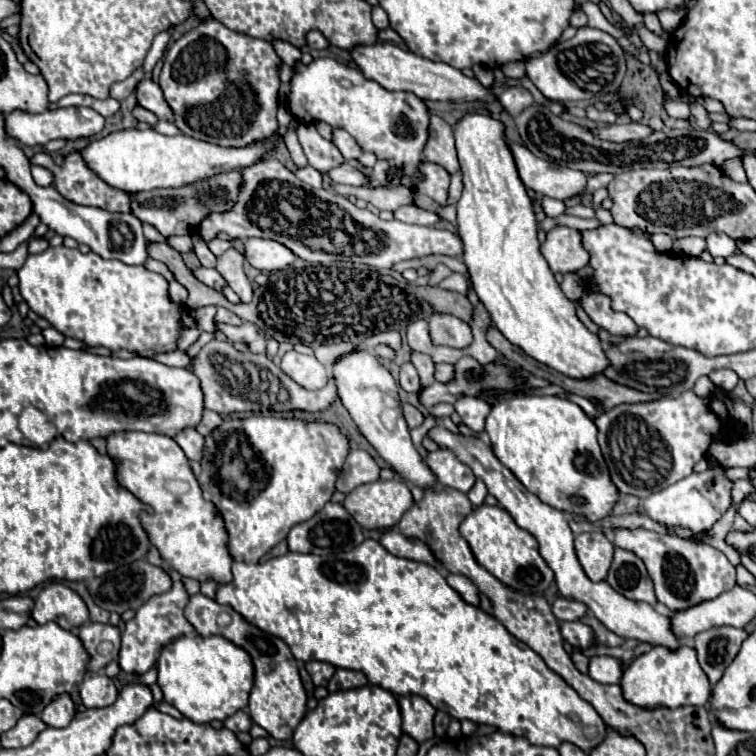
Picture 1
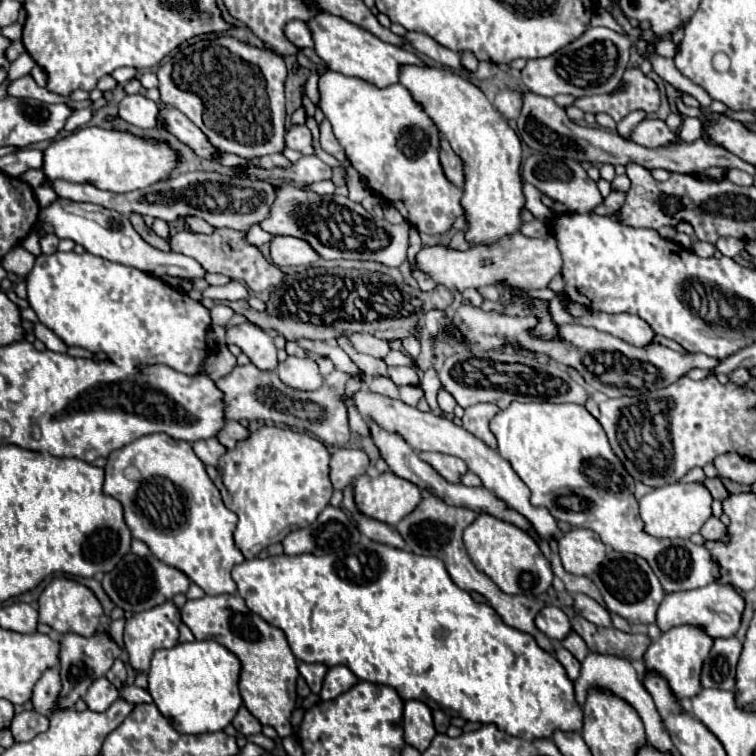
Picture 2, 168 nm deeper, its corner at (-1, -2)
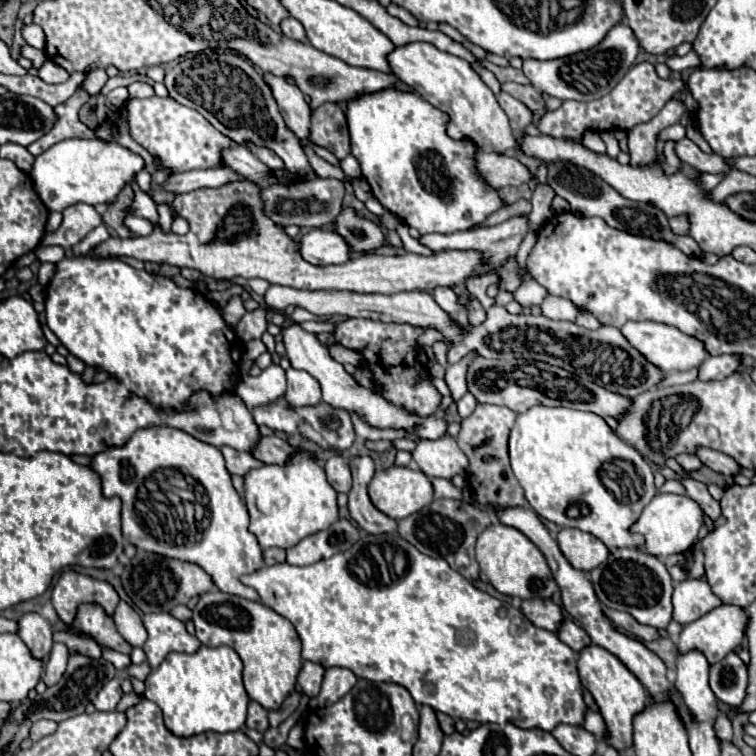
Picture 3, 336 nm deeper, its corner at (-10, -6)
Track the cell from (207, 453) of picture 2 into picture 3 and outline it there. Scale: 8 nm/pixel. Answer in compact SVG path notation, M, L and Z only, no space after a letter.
M222 446L220 448L226 460L226 468L230 474L238 474L238 476L246 476L250 470L264 466L264 462L260 462L258 458L254 458L250 452L238 452L230 446Z

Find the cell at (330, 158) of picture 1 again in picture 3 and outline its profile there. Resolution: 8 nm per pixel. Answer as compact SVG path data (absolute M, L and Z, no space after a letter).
M264 72L264 82L270 86L272 96L278 104L278 110L286 122L286 126L304 142L308 142L306 134L310 134L310 106L304 100L304 94L298 86L278 78L270 72Z

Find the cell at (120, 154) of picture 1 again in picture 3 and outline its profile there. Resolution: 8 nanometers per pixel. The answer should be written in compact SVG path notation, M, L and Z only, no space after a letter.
M70 138L56 142L42 154L34 156L30 178L46 208L50 212L64 212L68 206L74 206L78 202L92 206L112 202L122 186L134 180L136 172L140 172L142 168L144 160L118 142L102 142L98 138Z

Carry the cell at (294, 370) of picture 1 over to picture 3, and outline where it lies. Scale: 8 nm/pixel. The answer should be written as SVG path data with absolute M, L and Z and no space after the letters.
M288 368L286 370L286 378L288 378L288 388L286 388L286 400L290 406L294 408L302 408L302 406L316 406L322 400L322 392L318 386L318 380L312 378L308 372L304 370L296 370L296 368Z

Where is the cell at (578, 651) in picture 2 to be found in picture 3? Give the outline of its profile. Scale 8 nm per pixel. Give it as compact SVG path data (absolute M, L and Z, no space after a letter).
M566 618L560 622L556 634L558 634L558 638L560 638L564 644L568 644L574 652L580 652L584 646L590 644L590 636L588 636L578 624L574 624L572 620L566 620Z

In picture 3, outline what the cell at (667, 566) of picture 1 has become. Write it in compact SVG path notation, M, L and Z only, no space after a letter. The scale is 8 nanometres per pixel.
M534 406L528 412L518 414L510 432L510 462L514 476L524 488L526 500L538 516L556 522L558 526L590 532L606 546L642 546L642 536L632 534L628 528L656 494L654 474L650 464L632 446L620 440L598 414L548 406Z

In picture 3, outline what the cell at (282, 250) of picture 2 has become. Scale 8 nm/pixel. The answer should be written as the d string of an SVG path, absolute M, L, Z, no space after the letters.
M312 228L304 238L302 238L302 258L310 264L326 266L326 264L344 264L350 260L350 246L346 240L334 232L334 230L324 230L324 228Z

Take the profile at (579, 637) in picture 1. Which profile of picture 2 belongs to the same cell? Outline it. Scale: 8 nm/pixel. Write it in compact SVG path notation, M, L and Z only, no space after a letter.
M545 606L541 614L535 618L535 624L543 634L547 634L553 640L563 640L573 630L569 618L555 606Z

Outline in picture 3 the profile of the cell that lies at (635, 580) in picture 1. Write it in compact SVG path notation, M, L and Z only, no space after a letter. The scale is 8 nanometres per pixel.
M614 548L606 562L590 570L590 580L598 600L620 612L630 612L638 622L664 630L672 620L672 578L660 558L638 548Z

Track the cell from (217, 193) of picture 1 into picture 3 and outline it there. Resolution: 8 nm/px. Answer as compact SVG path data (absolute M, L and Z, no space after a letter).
M316 178L314 182L296 180L288 184L270 186L270 190L262 190L262 198L266 204L266 214L278 222L280 226L308 226L308 228L326 228L334 224L336 216L342 210L342 198L344 198L344 182L334 178Z

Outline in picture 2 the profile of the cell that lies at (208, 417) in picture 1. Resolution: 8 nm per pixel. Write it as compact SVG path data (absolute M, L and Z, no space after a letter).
M225 420L223 428L217 432L215 438L217 438L225 448L229 448L229 446L235 446L237 440L245 438L245 434L249 434L249 430L247 430L245 426L241 426L241 424L235 422L235 420Z

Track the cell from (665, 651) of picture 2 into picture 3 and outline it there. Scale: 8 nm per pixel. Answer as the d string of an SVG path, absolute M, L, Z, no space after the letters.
M722 604L716 606L714 610L710 610L708 614L704 614L702 618L690 622L684 626L680 640L676 644L678 652L686 652L686 650L702 650L708 658L710 664L722 660L722 656L726 656L728 652L736 650L746 634L746 626L748 626L748 614L742 606L736 604Z

